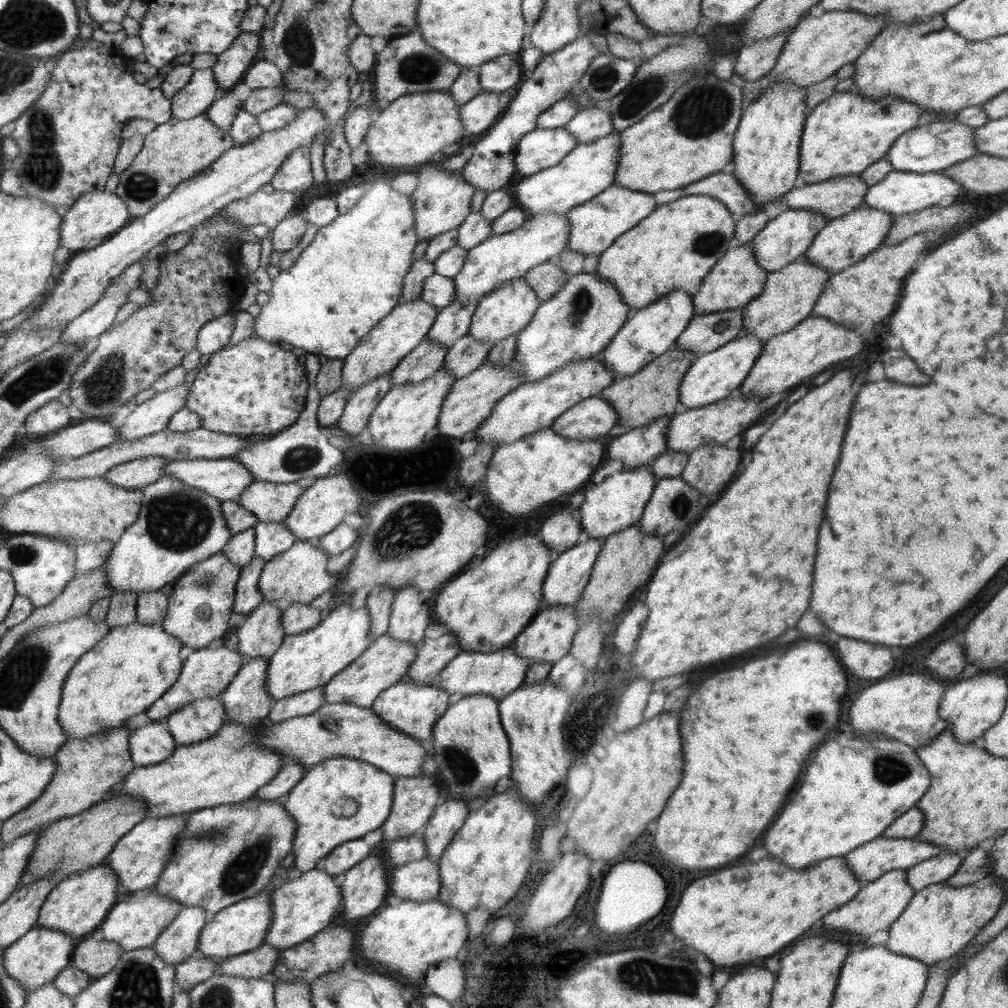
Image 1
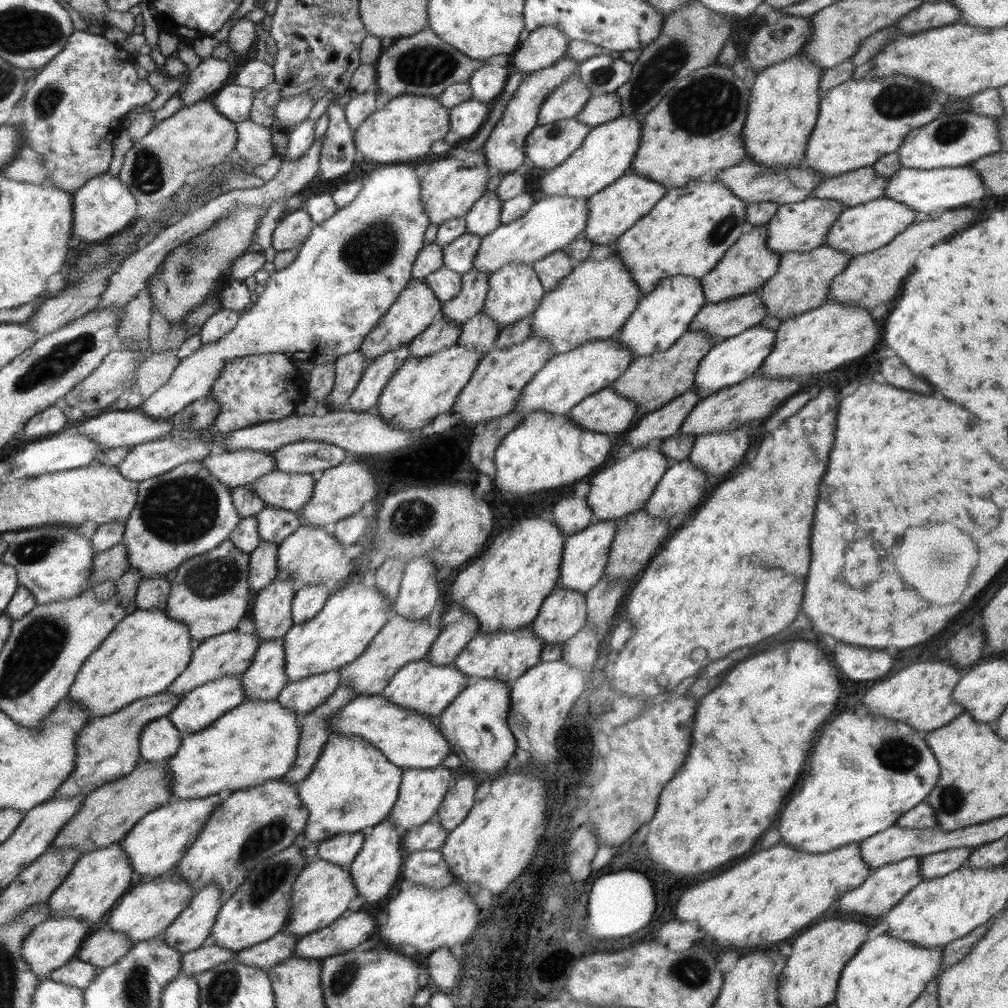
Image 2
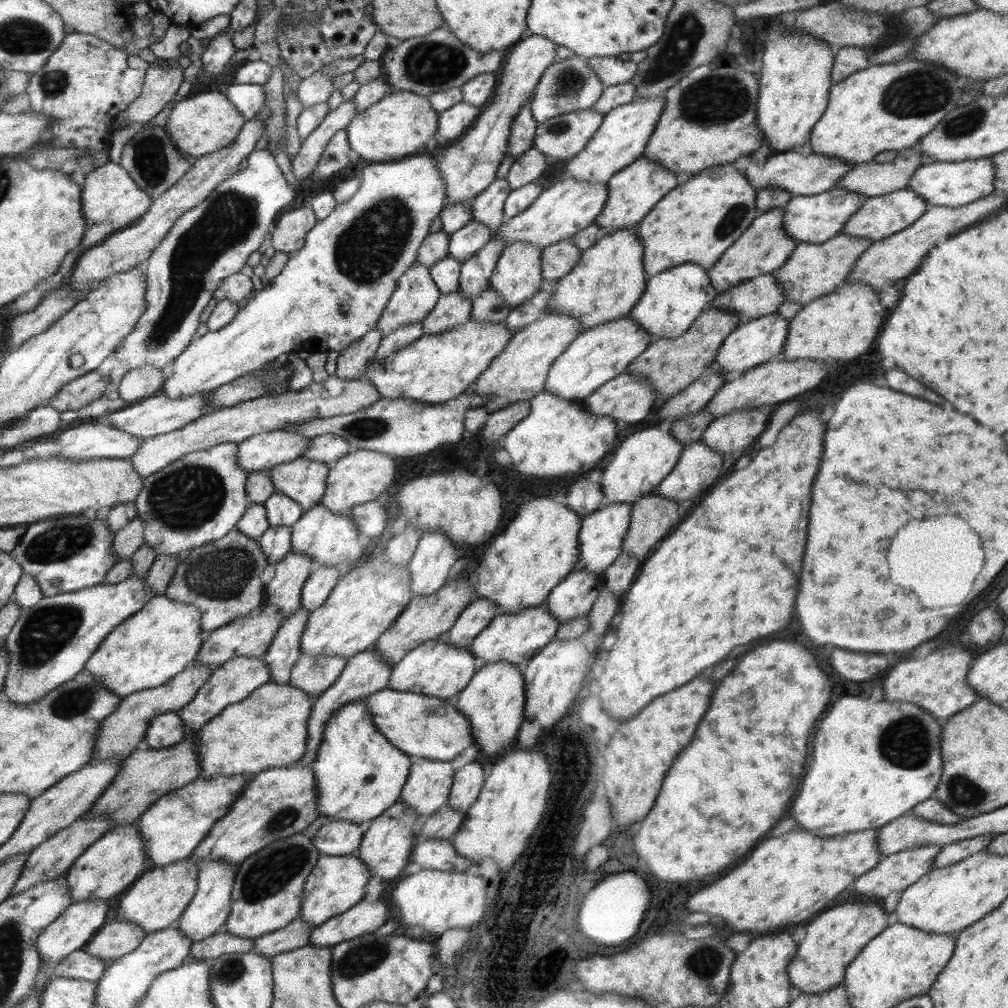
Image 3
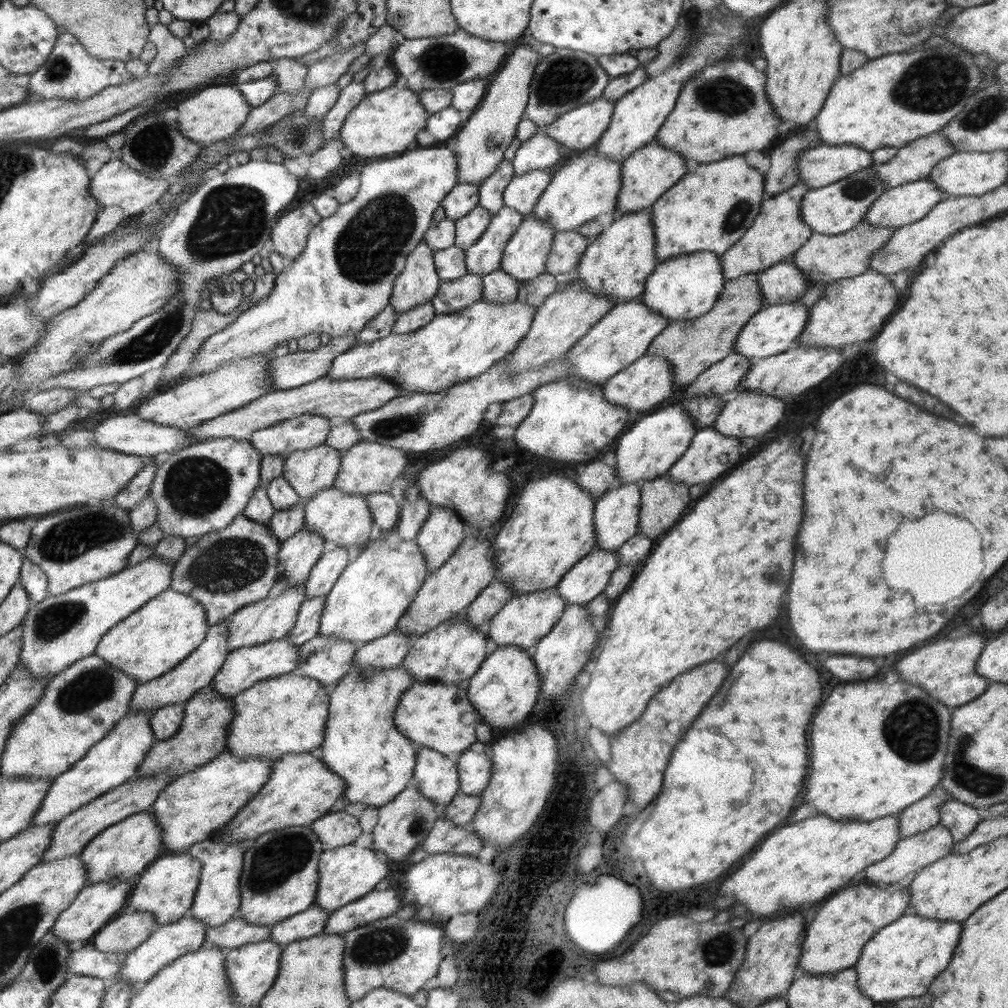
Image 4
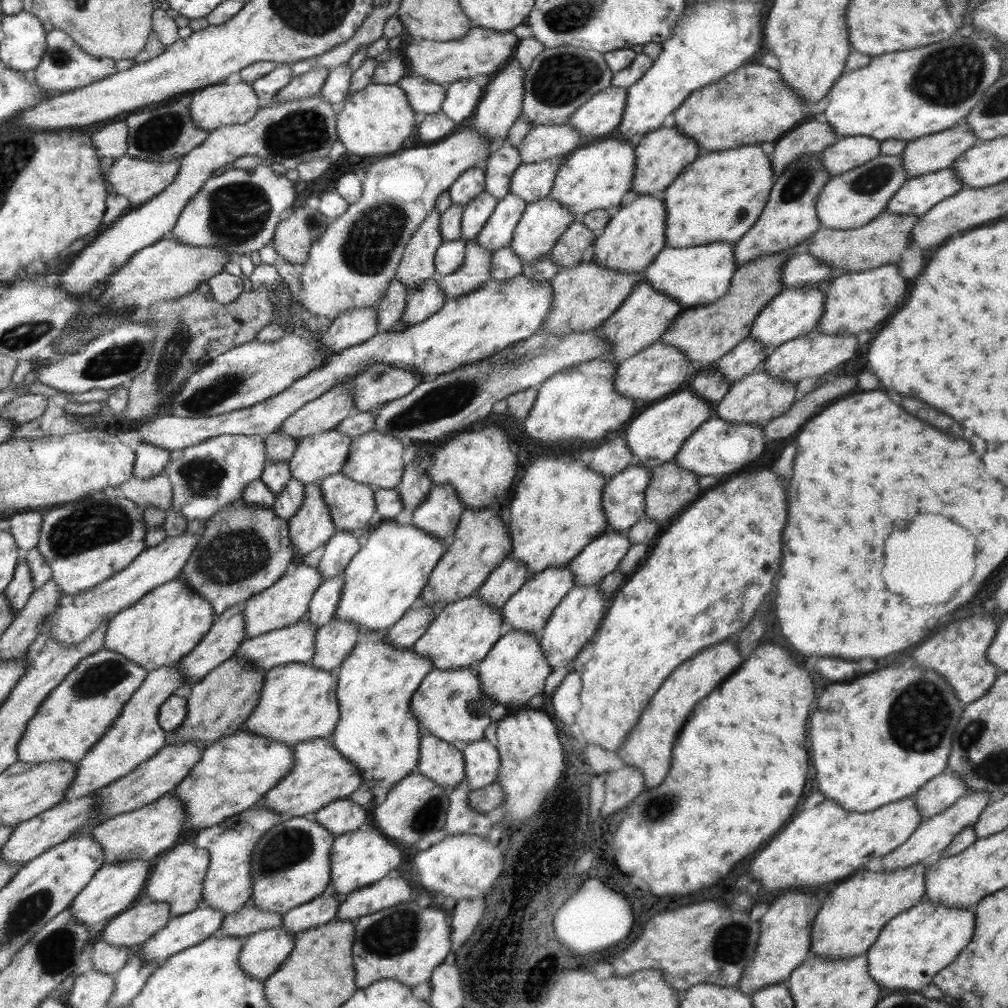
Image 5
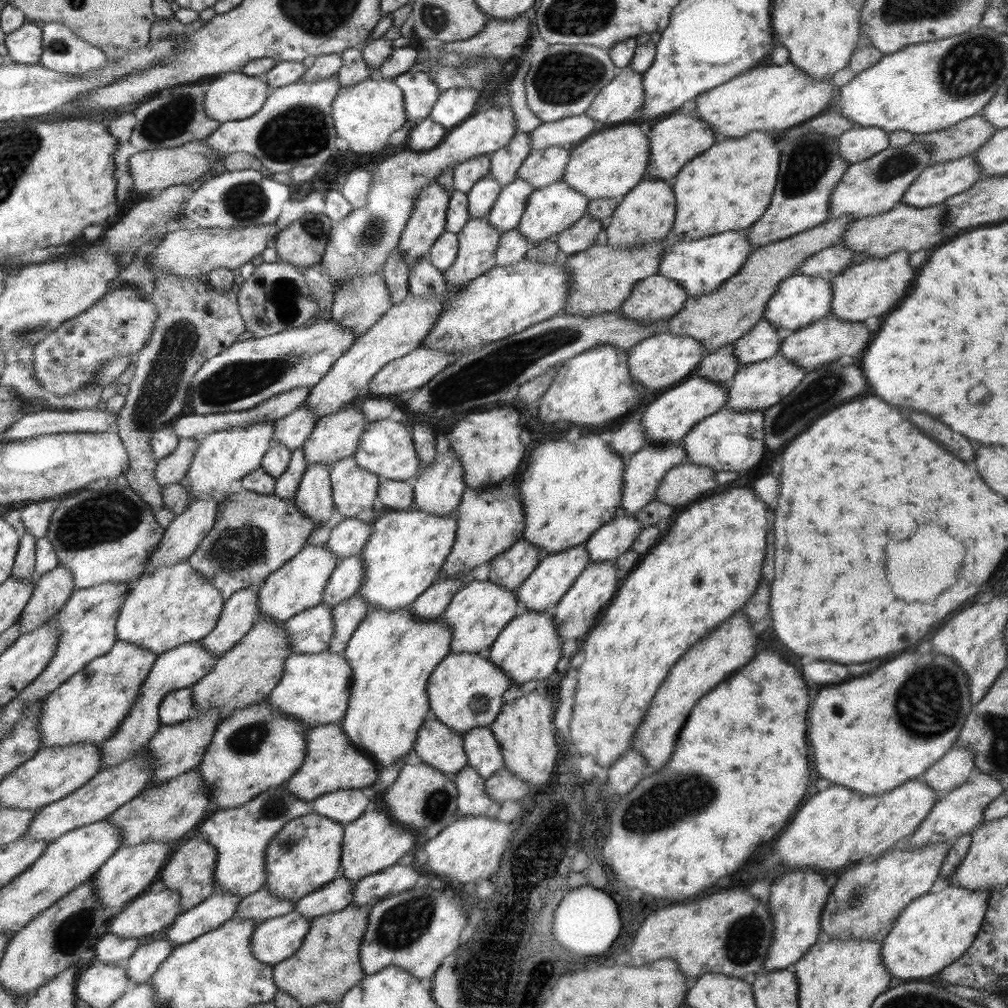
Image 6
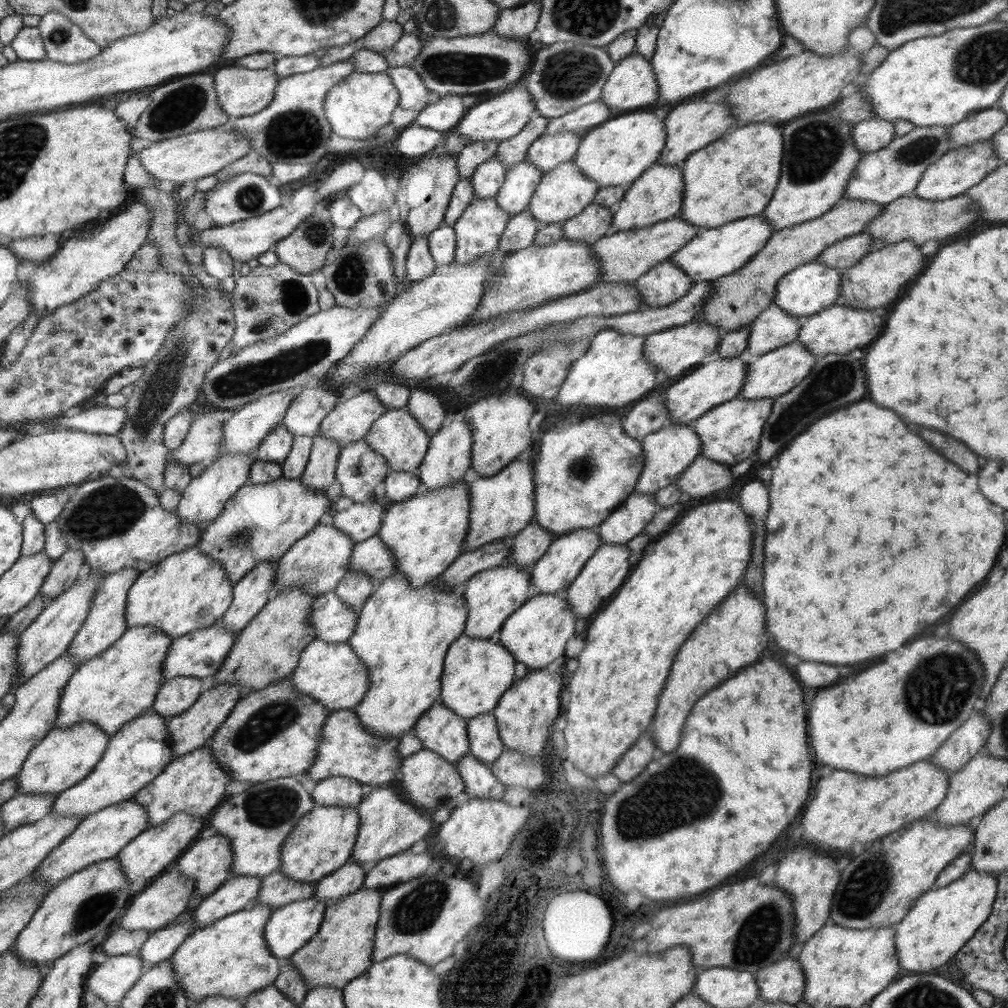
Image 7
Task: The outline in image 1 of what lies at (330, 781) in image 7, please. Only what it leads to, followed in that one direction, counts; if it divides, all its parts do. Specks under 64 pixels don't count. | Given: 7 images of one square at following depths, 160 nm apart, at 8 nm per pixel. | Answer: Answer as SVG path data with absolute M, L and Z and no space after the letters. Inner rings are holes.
M364 839L343 842L324 857L323 871L332 877L341 875L364 860L373 850Z

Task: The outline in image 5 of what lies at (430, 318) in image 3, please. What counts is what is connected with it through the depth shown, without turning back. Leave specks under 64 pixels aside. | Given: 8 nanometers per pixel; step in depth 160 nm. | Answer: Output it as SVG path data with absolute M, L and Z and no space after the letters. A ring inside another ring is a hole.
M477 239L465 241L464 263L453 274L437 277L447 300L464 296L481 288L491 279L493 253L479 245Z

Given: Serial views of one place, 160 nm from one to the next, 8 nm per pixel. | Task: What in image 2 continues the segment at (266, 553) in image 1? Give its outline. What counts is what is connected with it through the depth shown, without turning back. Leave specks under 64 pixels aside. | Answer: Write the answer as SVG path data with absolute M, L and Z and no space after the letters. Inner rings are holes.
M275 506L264 507L255 517L259 539L278 545L302 525L298 511L292 512Z

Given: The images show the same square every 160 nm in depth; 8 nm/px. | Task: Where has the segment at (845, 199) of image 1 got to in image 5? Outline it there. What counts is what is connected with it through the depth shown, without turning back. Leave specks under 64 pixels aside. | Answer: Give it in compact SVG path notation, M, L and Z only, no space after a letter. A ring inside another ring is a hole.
M960 122L952 129L908 141L902 161L908 179L946 169L980 142L970 125Z

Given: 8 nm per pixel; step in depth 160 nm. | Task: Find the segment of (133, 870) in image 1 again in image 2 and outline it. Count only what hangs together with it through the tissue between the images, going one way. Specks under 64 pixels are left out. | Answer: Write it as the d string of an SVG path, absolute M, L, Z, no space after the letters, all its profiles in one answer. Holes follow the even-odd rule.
M223 795L207 796L206 798L171 799L166 806L161 806L145 814L128 832L121 842L122 850L127 854L134 872L152 879L160 877L164 872L177 866L204 828L204 823L212 814L215 806L222 802Z

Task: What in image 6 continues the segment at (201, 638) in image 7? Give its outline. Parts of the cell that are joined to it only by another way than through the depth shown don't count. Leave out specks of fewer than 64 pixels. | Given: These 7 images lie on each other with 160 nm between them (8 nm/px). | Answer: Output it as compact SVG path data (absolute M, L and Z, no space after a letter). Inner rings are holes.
M198 641L180 645L180 647L166 650L158 655L148 678L142 683L131 709L119 724L116 734L112 738L108 738L108 741L99 744L102 756L101 769L128 760L144 745L148 745L161 725L159 706L162 699L173 690L191 688L194 683L199 682L200 678L214 670L214 664L218 662L219 658L220 656L217 656L217 654L210 654Z

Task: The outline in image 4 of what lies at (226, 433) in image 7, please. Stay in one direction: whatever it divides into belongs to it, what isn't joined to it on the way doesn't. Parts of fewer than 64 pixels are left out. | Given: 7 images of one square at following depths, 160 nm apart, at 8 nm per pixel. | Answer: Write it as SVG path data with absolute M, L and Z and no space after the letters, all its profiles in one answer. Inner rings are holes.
M212 438L192 443L172 452L157 468L149 497L157 506L155 524L163 536L202 537L226 528L239 514L259 487L261 452L249 440Z

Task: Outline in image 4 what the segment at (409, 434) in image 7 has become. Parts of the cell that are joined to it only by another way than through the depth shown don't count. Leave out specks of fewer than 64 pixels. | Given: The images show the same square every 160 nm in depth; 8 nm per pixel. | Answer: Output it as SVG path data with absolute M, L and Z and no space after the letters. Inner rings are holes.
M360 441L342 453L340 470L334 479L333 486L348 494L388 493L390 484L402 474L406 466L404 452L397 448L384 446L377 442Z

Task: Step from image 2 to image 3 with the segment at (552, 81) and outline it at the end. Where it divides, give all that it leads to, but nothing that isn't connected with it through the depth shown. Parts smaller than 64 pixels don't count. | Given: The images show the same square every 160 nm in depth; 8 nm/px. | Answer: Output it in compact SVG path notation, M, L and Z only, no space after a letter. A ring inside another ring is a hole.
M529 104L522 106L512 122L512 132L508 138L508 152L512 159L524 155L535 144L538 123L533 118Z

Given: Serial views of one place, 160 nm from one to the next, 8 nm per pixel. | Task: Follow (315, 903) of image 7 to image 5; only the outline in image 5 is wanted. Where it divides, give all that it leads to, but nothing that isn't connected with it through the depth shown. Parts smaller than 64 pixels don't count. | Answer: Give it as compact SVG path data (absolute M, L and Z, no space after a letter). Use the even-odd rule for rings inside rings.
M283 926L249 934L239 952L239 965L252 978L264 982L288 958L294 939L294 932Z

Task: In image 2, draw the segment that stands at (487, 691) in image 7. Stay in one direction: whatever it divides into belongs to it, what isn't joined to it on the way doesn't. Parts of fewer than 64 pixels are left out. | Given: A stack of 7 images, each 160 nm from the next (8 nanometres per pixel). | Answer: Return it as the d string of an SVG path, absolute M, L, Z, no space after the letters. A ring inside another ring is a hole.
M362 694L350 699L331 716L329 728L338 735L356 735L380 750L392 764L402 769L434 768L452 754L450 743L437 726L437 718L402 708L381 694Z

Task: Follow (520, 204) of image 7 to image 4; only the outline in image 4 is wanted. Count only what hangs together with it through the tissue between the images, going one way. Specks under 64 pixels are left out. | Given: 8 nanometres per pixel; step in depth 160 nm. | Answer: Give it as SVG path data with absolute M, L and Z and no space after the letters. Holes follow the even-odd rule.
M506 205L492 215L482 236L465 250L468 274L479 274L483 277L501 268L506 243L517 231L523 217L518 210L512 210Z

